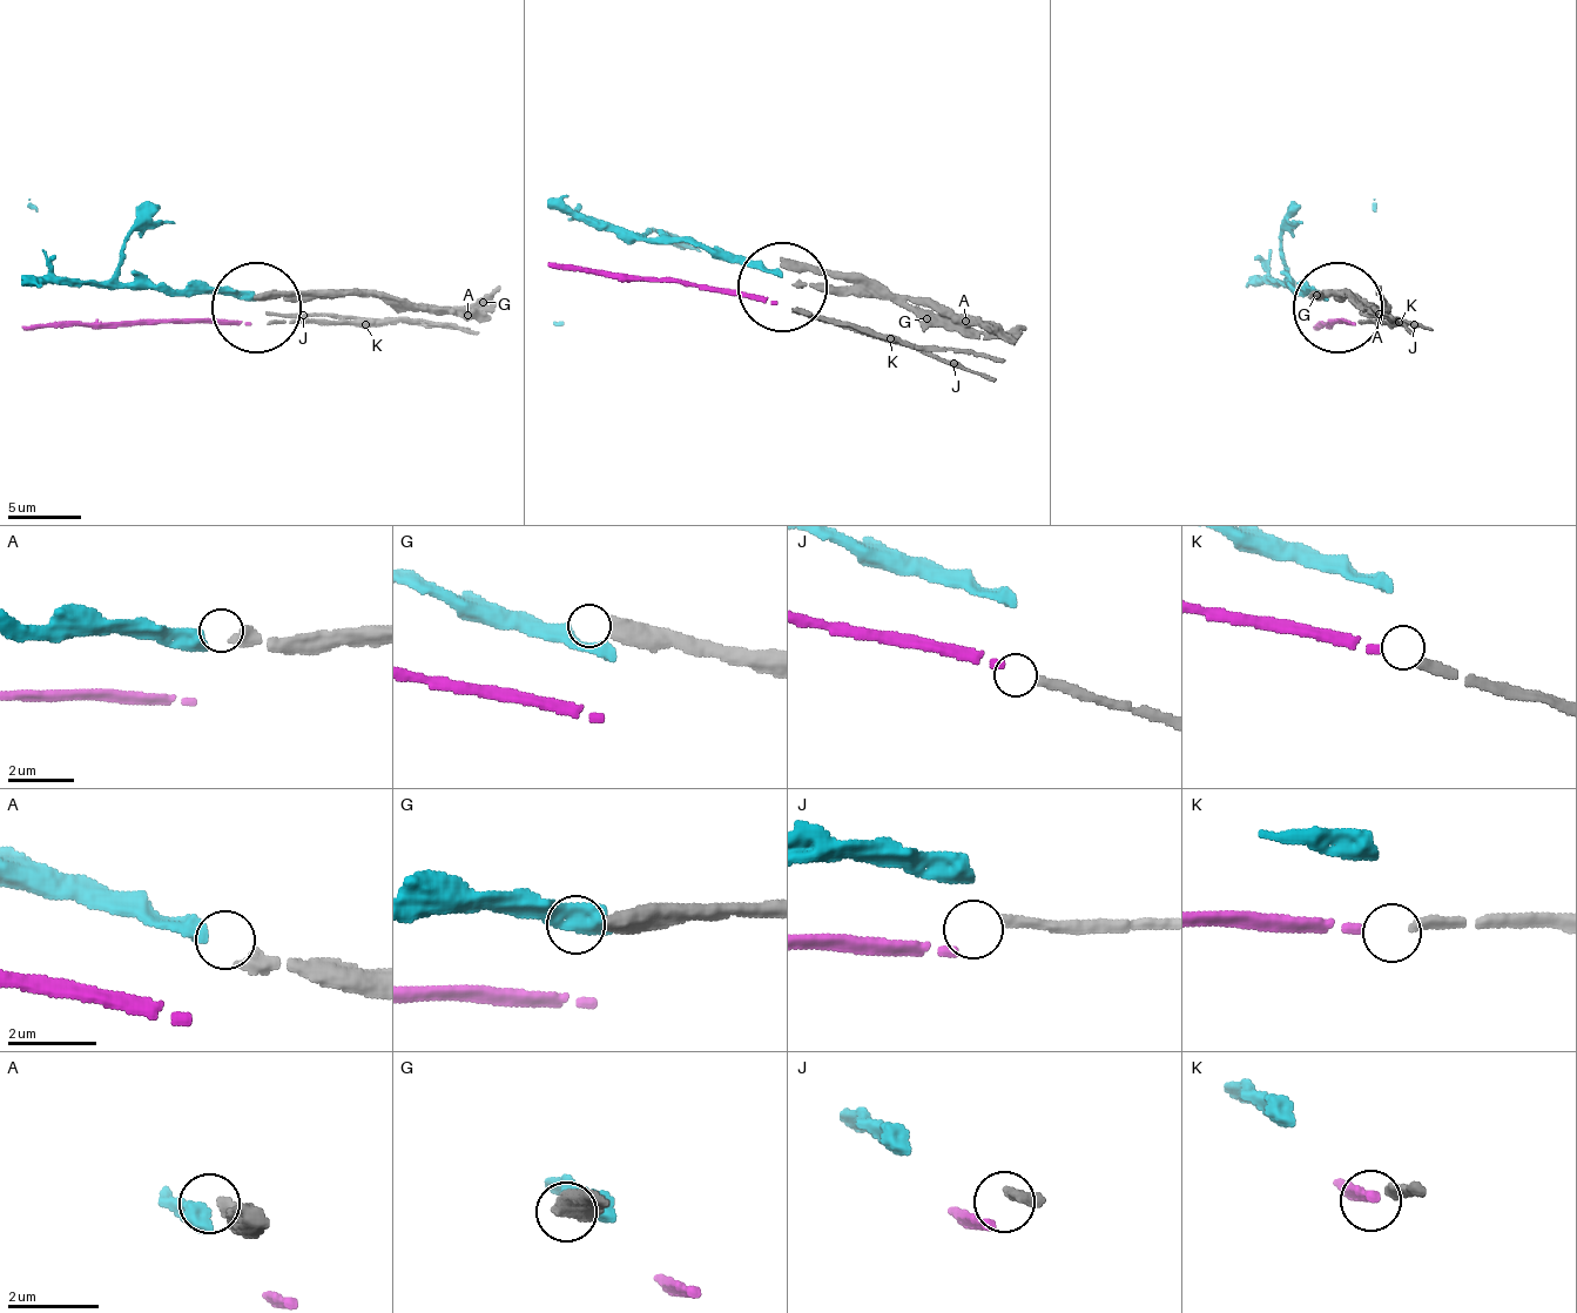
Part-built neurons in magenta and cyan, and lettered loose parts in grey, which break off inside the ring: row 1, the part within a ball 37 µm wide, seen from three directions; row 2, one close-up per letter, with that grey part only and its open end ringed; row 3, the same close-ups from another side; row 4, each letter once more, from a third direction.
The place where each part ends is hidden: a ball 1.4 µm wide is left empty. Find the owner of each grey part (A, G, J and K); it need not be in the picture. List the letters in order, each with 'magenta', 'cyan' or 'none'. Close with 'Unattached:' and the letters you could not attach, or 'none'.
A: cyan
G: none
J: none
K: magenta
Unattached: G, J

